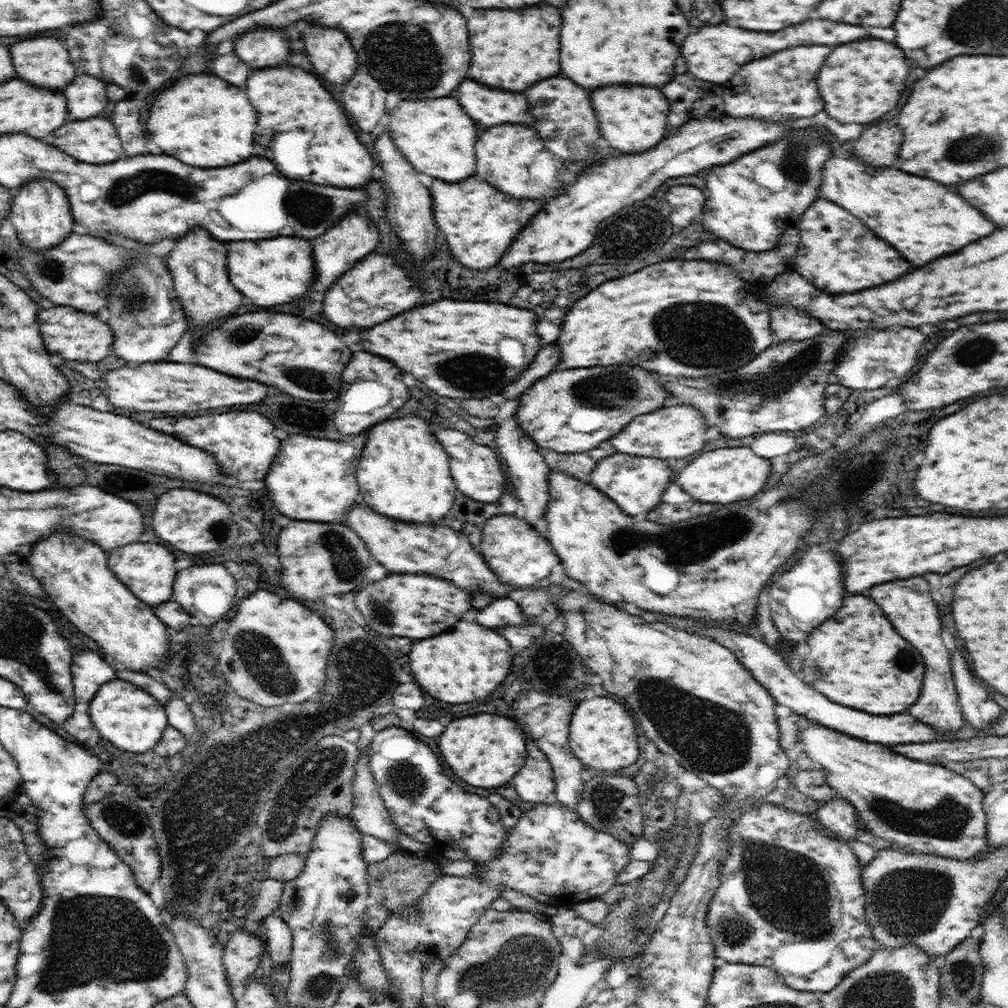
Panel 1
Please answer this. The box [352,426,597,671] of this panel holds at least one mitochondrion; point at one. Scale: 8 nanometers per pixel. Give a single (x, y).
(379, 609)

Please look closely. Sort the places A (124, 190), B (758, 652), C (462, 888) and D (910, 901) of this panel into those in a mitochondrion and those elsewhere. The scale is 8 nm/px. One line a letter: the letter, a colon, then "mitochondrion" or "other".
A: mitochondrion
B: other
C: other
D: mitochondrion

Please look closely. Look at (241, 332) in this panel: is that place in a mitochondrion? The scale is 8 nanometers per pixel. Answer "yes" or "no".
yes

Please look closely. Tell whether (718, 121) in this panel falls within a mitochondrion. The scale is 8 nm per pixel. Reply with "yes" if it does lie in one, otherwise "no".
no

